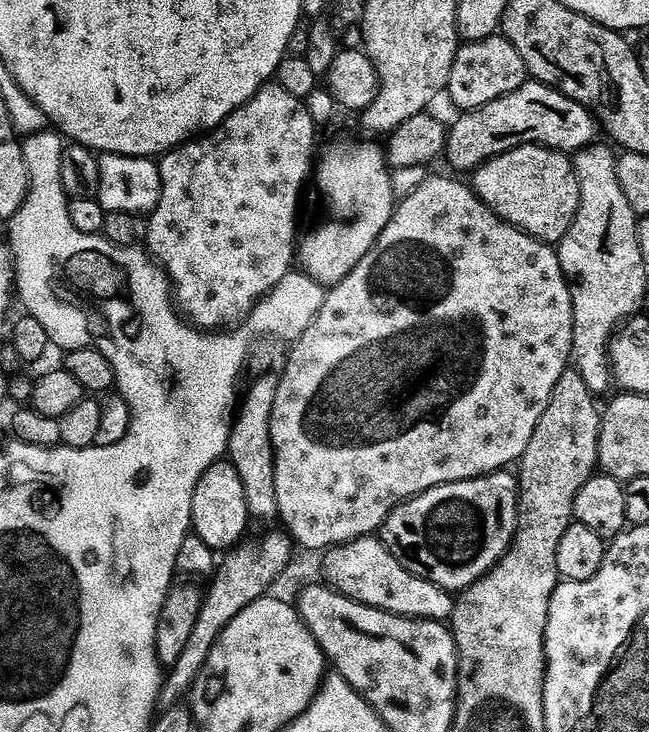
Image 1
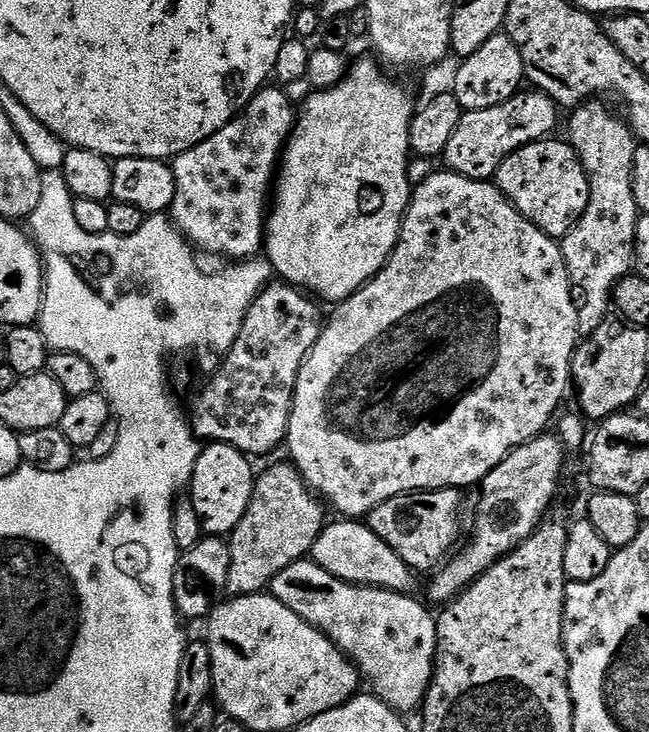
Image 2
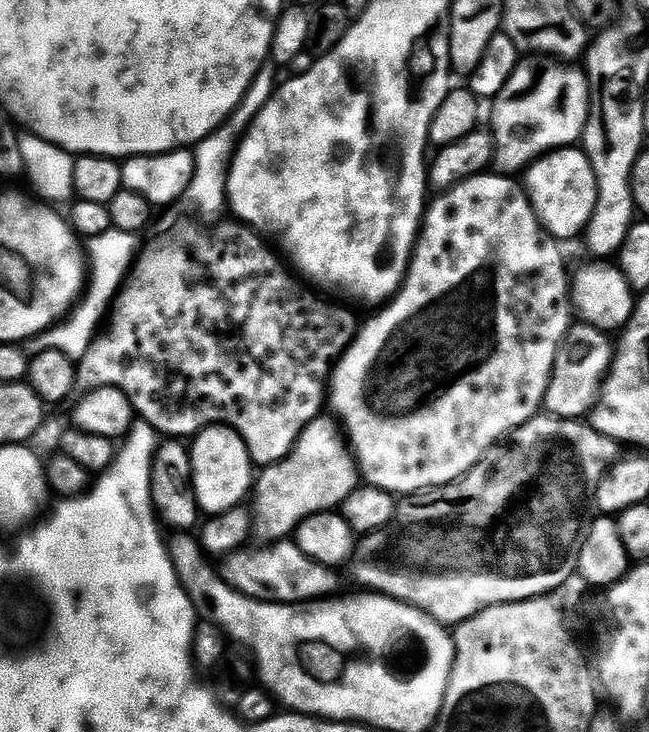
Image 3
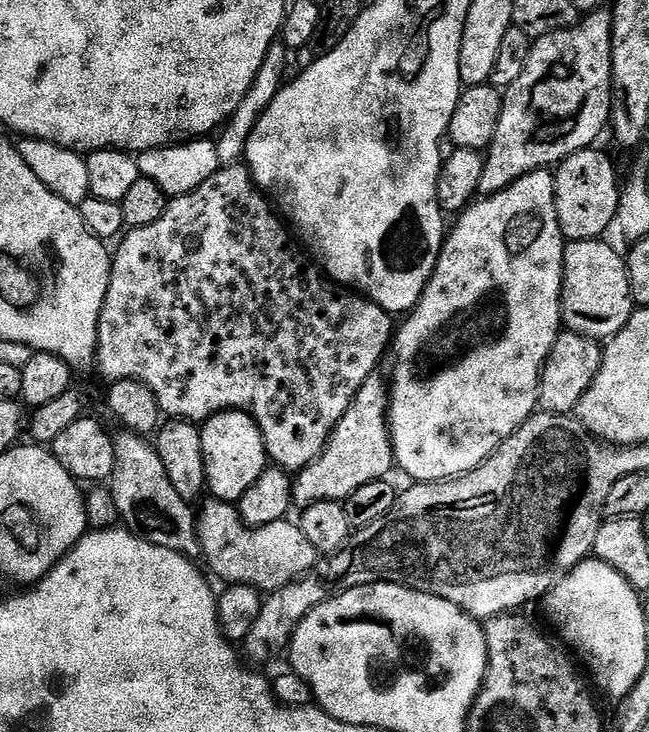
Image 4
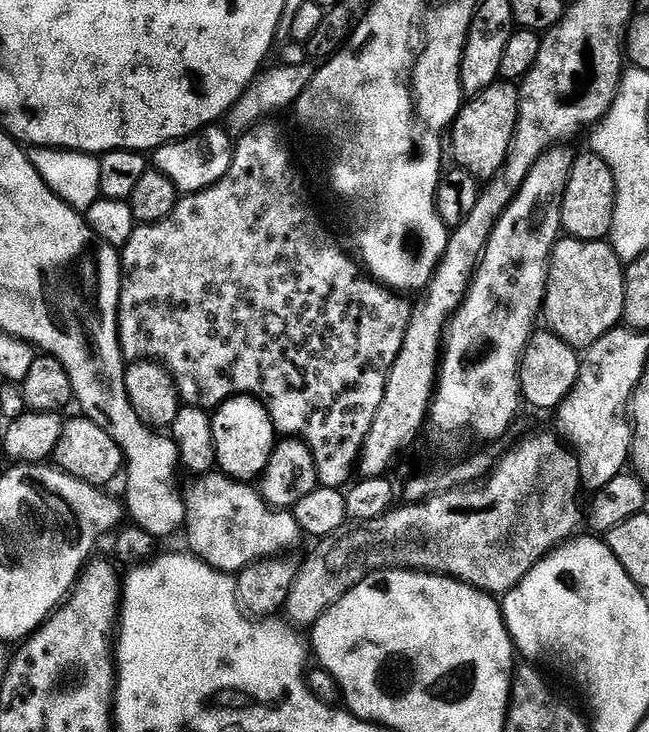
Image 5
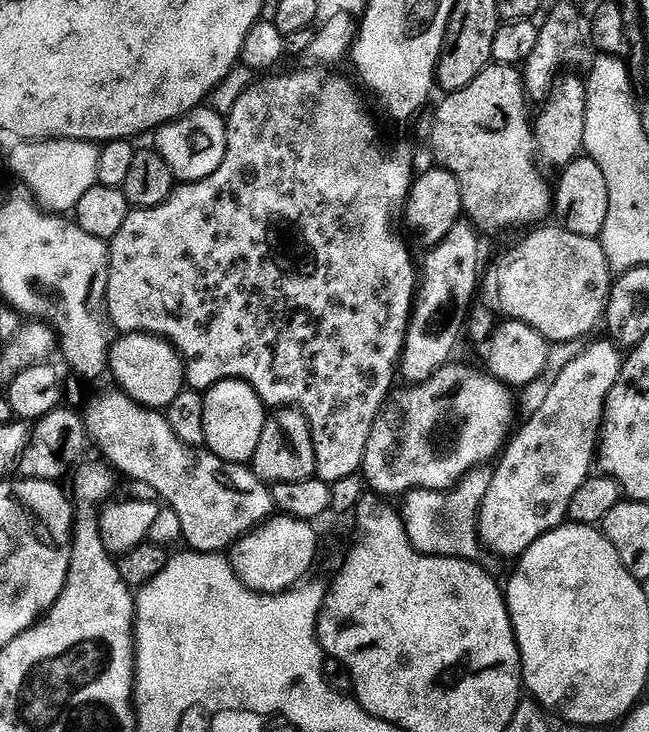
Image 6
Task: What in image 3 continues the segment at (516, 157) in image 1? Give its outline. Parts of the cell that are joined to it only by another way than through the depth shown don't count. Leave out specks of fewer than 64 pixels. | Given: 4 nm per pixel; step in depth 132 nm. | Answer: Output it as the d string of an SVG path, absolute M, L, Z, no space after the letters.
M576 146L557 148L555 152L539 156L523 173L522 187L536 211L536 217L540 219L540 225L560 242L572 240L576 235L577 239L587 229L598 202L594 166L589 162L588 155Z

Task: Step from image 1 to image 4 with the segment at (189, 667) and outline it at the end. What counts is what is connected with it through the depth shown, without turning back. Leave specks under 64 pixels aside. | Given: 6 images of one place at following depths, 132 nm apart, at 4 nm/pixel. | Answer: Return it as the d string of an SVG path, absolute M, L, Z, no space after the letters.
M361 395L352 401L344 416L333 425L329 431L328 443L321 453L297 471L290 486L291 495L300 506L307 506L319 500L343 502L362 485L385 479L393 471L394 466L388 462L390 451L391 436L388 434L385 399Z

